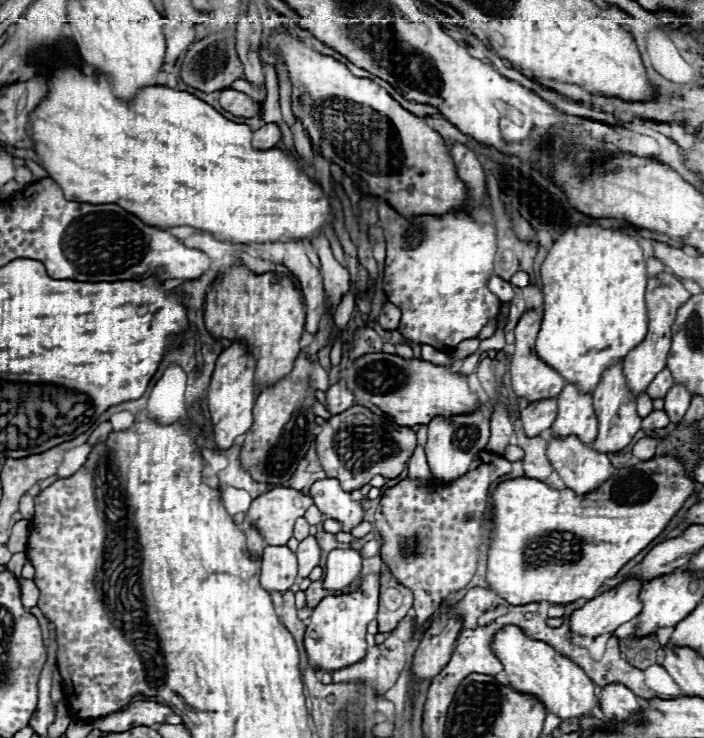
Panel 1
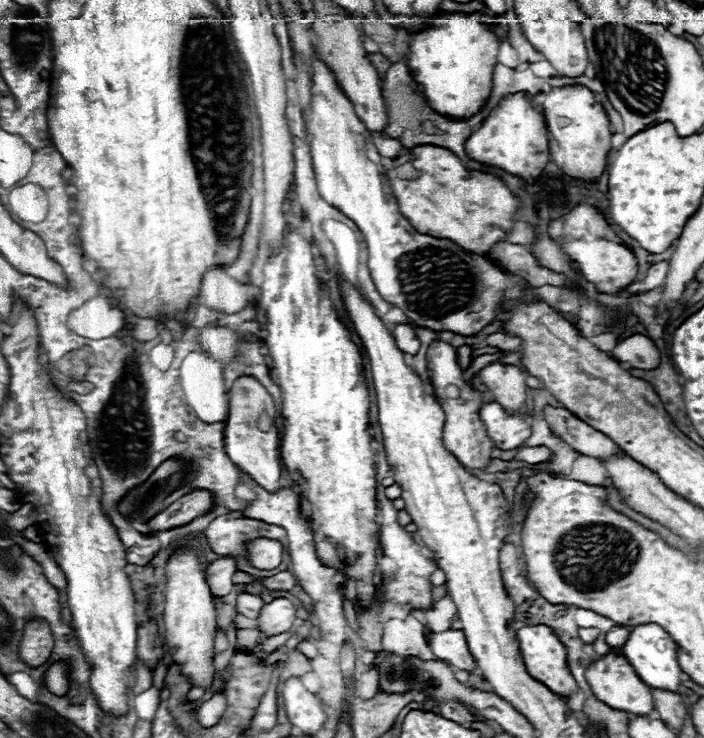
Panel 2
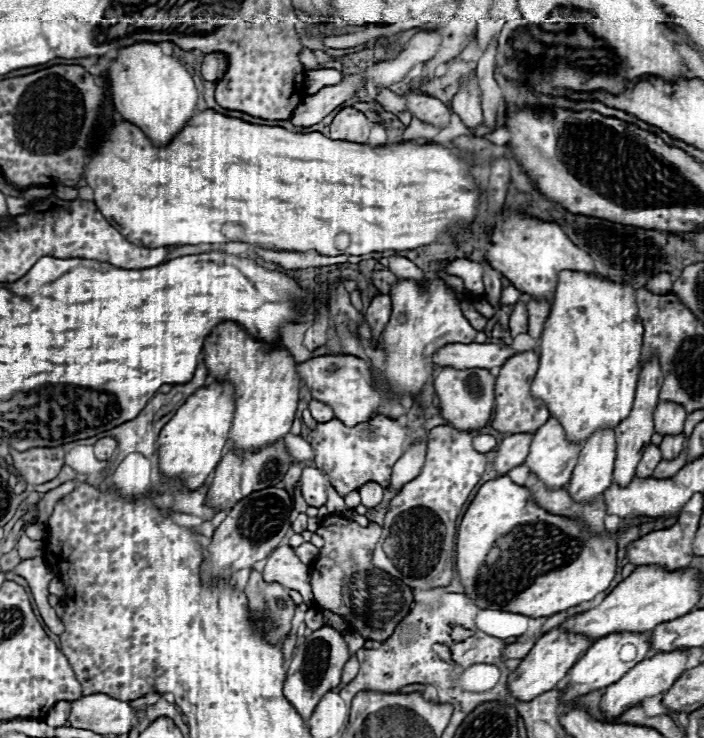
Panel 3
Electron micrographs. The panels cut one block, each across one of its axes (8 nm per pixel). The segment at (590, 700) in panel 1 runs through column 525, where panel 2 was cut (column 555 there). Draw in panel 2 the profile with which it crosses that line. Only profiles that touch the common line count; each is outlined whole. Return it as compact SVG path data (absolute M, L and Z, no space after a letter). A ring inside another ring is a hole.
M524 624L518 628L516 638L518 638L522 658L524 658L524 666L532 678L546 684L558 696L568 696L570 690L576 688L576 682L574 682L574 678L568 670L568 662L566 662L568 648L560 642L560 638L552 632L552 628L548 628L546 624L534 624L534 626Z

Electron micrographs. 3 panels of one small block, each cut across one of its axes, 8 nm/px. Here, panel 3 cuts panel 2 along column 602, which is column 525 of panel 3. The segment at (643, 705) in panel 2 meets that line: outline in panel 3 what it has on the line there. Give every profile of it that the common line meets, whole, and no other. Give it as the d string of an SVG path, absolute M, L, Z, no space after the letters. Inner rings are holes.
M554 628L544 634L532 650L522 658L518 668L508 676L508 690L520 702L530 702L536 696L556 688L556 684L566 676L566 672L578 662L578 658L592 646L592 640L580 634L570 634L564 628Z

